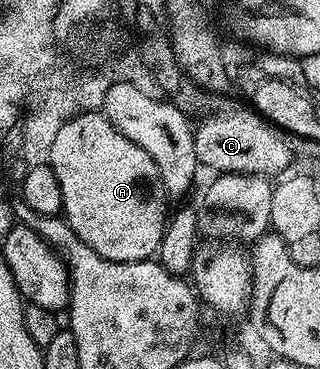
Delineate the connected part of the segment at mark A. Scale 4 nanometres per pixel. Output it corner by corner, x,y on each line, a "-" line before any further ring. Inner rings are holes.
99,110
77,113
55,128
53,141
47,144
47,162
62,189
62,215
74,233
95,253
112,262
142,262
151,260
160,250
164,228
170,218
170,200
164,194
158,165
134,141
124,136
107,115

